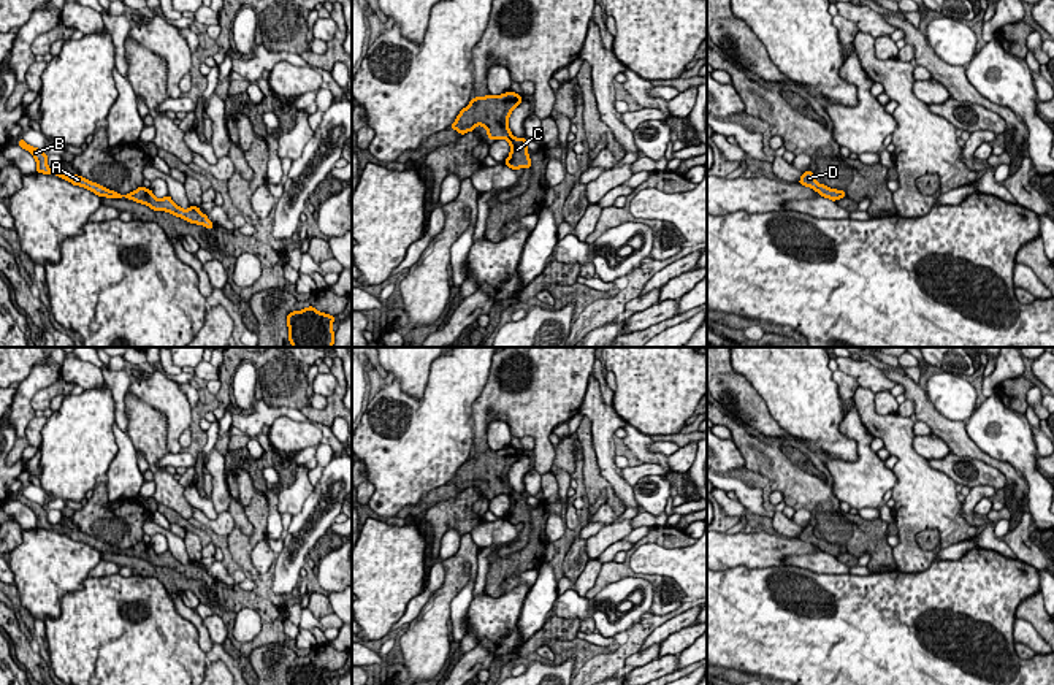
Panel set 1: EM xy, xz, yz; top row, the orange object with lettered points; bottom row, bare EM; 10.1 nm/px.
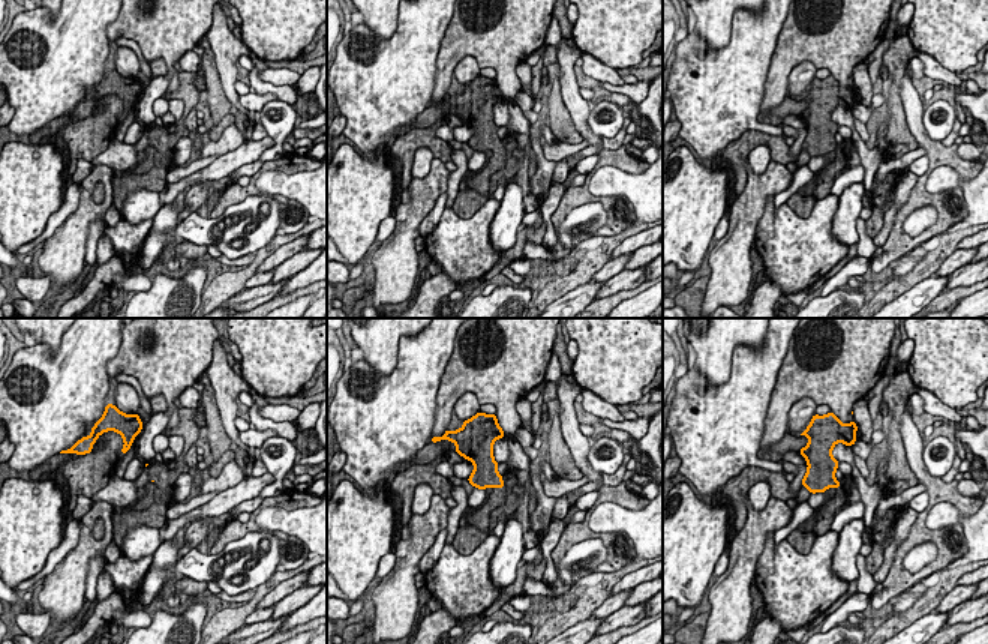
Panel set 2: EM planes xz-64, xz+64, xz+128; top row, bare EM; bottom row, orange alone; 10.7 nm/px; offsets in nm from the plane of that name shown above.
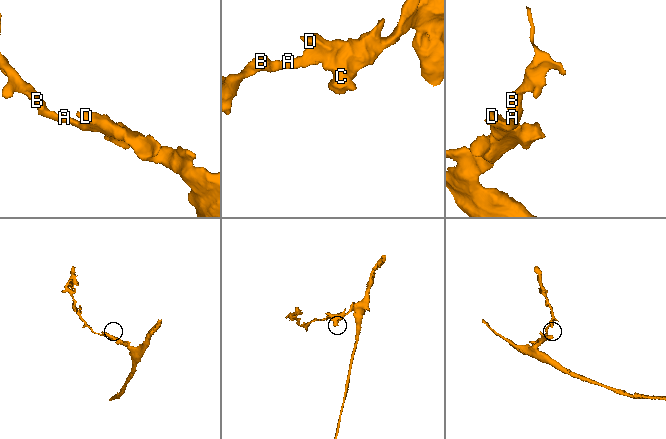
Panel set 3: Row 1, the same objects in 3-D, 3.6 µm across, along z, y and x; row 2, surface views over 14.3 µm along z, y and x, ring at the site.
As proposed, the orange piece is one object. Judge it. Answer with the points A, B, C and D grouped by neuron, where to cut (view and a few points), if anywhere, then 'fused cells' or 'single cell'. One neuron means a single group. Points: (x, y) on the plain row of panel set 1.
A B C D | no cut | single cell

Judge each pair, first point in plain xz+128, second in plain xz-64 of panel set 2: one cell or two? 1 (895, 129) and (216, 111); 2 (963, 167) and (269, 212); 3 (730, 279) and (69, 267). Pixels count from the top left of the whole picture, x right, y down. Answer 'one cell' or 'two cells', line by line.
1: one cell
2: two cells
3: one cell

